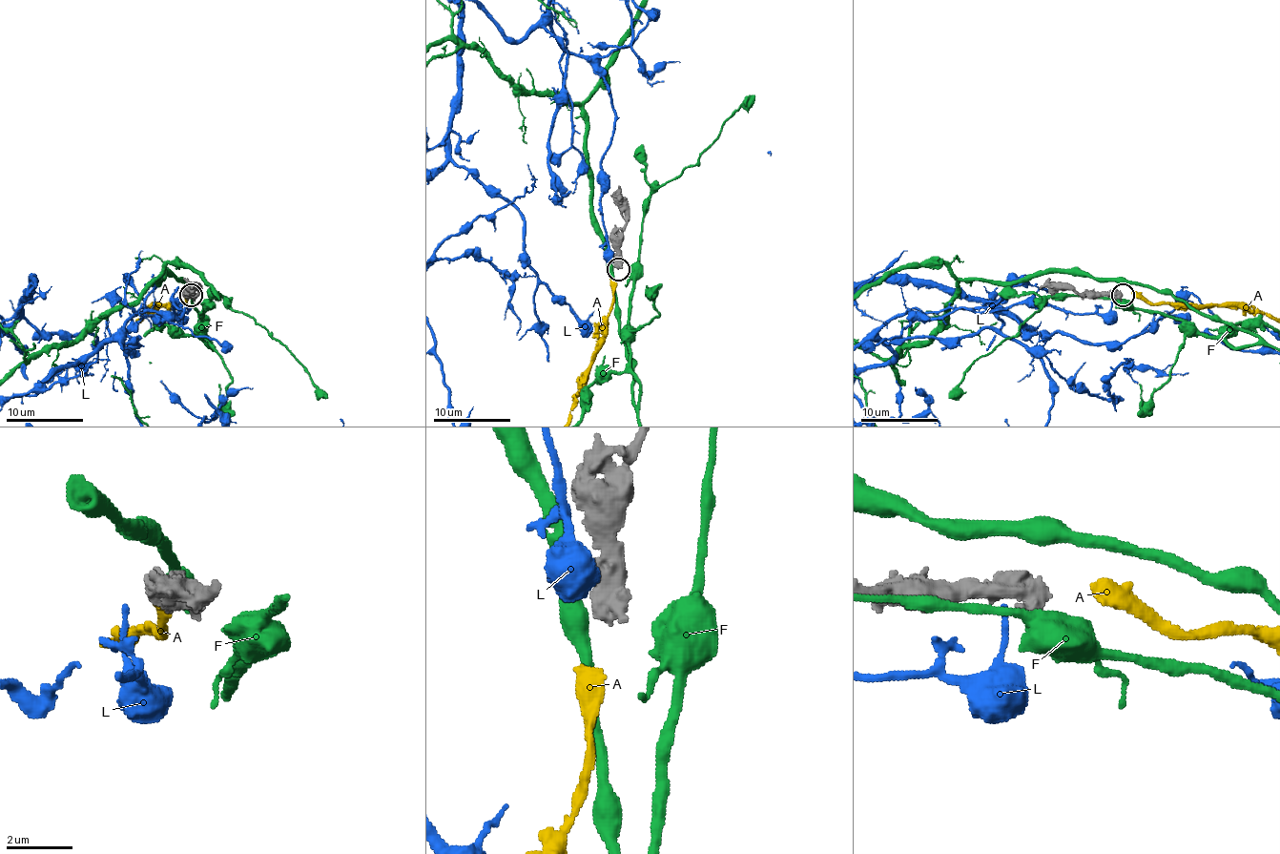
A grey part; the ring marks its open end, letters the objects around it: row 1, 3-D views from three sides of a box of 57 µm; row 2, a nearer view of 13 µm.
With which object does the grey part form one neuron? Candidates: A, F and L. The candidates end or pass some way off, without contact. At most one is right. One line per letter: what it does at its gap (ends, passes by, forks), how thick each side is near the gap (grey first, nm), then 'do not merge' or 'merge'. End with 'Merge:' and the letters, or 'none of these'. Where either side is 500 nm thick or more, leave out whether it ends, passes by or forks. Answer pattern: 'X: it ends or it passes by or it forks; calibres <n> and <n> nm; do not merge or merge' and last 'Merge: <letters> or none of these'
A: calibres 550 and 650 nm; merge
F: calibres 550 and 700 nm; do not merge
L: calibres 550 and 170 nm; do not merge
Merge: A

